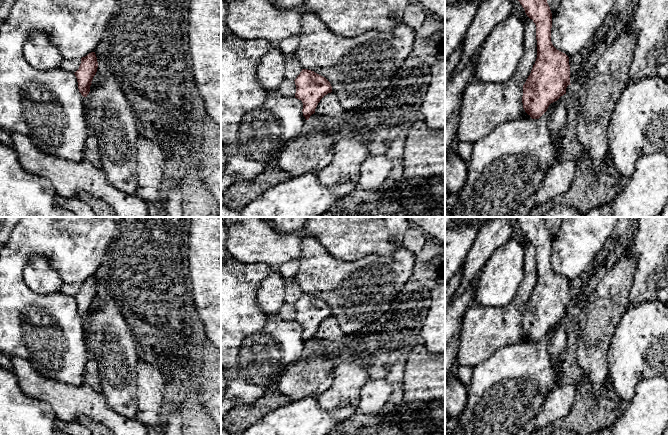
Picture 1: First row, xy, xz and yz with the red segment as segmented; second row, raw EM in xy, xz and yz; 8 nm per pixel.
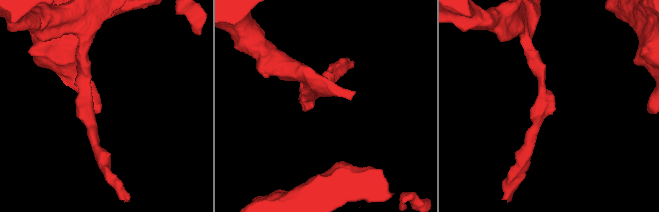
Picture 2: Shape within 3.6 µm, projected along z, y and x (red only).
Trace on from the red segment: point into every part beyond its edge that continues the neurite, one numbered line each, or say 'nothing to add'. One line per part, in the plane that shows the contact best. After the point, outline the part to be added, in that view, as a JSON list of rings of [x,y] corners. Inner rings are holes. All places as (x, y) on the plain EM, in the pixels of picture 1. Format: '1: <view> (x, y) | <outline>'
nothing to add

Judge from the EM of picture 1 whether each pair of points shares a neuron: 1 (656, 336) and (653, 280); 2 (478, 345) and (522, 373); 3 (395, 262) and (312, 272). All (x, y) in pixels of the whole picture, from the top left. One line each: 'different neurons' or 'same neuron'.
1: different neurons
2: different neurons
3: same neuron

